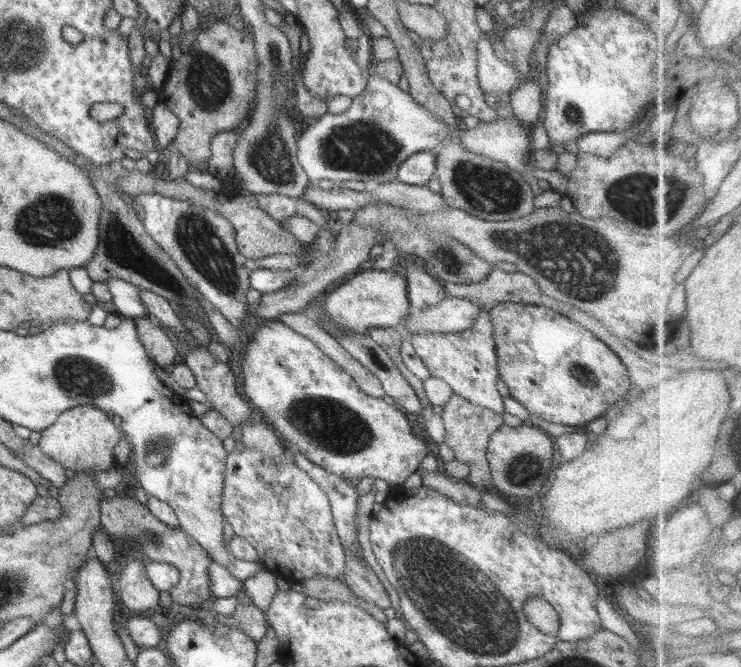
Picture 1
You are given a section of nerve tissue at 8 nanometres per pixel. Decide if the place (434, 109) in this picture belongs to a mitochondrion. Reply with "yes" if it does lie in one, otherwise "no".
no

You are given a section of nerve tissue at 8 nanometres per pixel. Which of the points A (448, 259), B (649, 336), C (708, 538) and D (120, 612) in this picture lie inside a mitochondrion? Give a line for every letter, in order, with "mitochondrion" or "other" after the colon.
A: mitochondrion
B: other
C: other
D: other

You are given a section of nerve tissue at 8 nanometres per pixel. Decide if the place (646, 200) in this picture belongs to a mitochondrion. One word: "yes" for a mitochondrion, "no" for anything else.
yes

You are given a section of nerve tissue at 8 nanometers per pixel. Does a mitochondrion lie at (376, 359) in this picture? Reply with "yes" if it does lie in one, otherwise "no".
yes

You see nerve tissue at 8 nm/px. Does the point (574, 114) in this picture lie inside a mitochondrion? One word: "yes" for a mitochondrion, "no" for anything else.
yes

